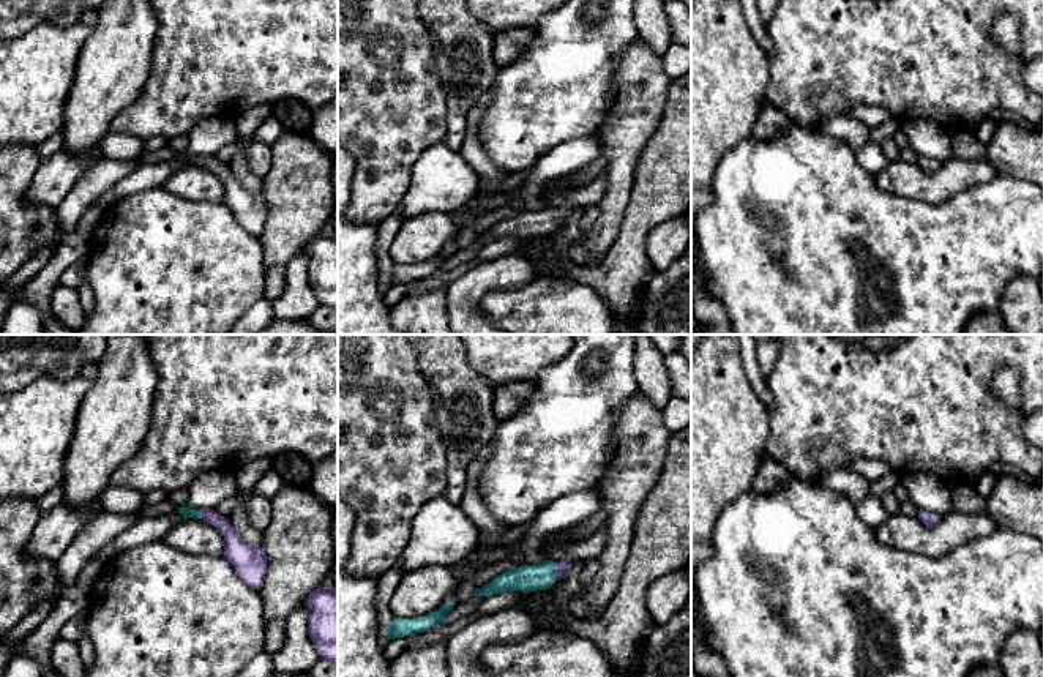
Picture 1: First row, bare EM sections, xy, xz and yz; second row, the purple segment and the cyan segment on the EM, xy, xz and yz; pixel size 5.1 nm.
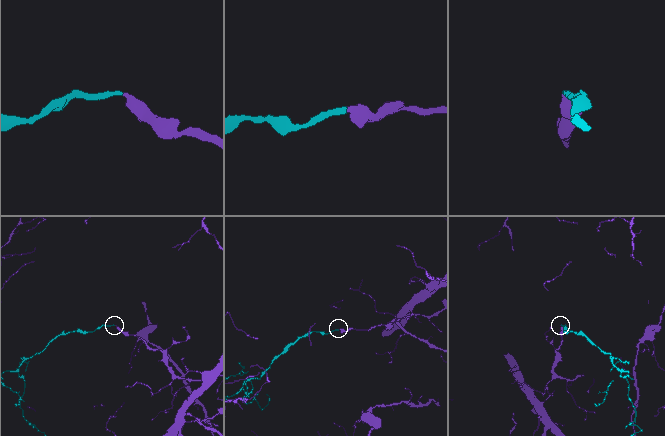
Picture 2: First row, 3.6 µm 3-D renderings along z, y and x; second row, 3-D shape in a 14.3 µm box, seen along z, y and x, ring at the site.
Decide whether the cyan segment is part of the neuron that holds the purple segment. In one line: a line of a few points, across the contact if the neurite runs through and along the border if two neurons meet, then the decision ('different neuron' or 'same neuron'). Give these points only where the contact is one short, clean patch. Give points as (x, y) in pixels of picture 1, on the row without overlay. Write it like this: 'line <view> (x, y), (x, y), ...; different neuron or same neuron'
line xz (564, 215), (557, 216), (529, 224); same neuron

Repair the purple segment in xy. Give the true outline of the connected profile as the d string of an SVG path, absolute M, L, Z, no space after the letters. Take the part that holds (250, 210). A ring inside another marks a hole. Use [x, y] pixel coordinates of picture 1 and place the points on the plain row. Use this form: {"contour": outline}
{"contour": "M180 153L183 166L194 164L216 174L224 181L224 204L234 213L238 224L252 237L260 237L267 221L265 196L254 196L246 191L229 164L221 163L213 156L191 156Z"}

